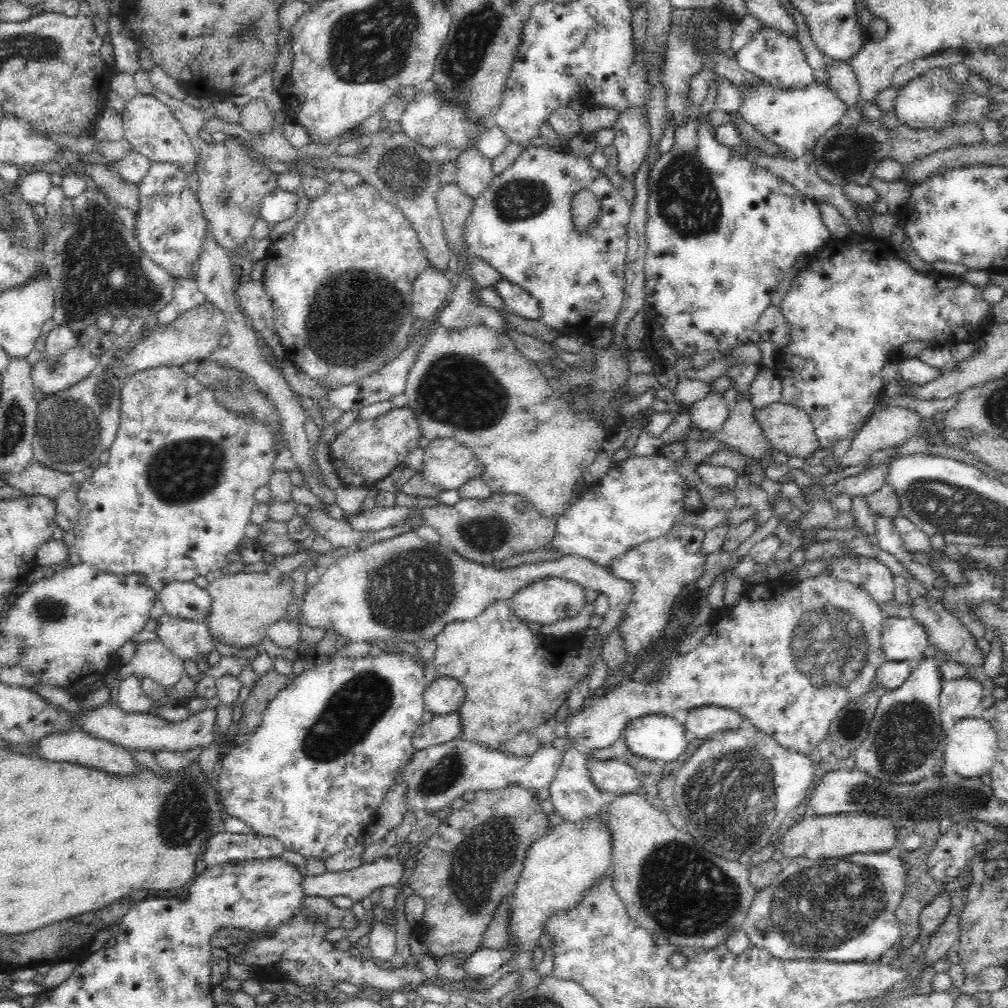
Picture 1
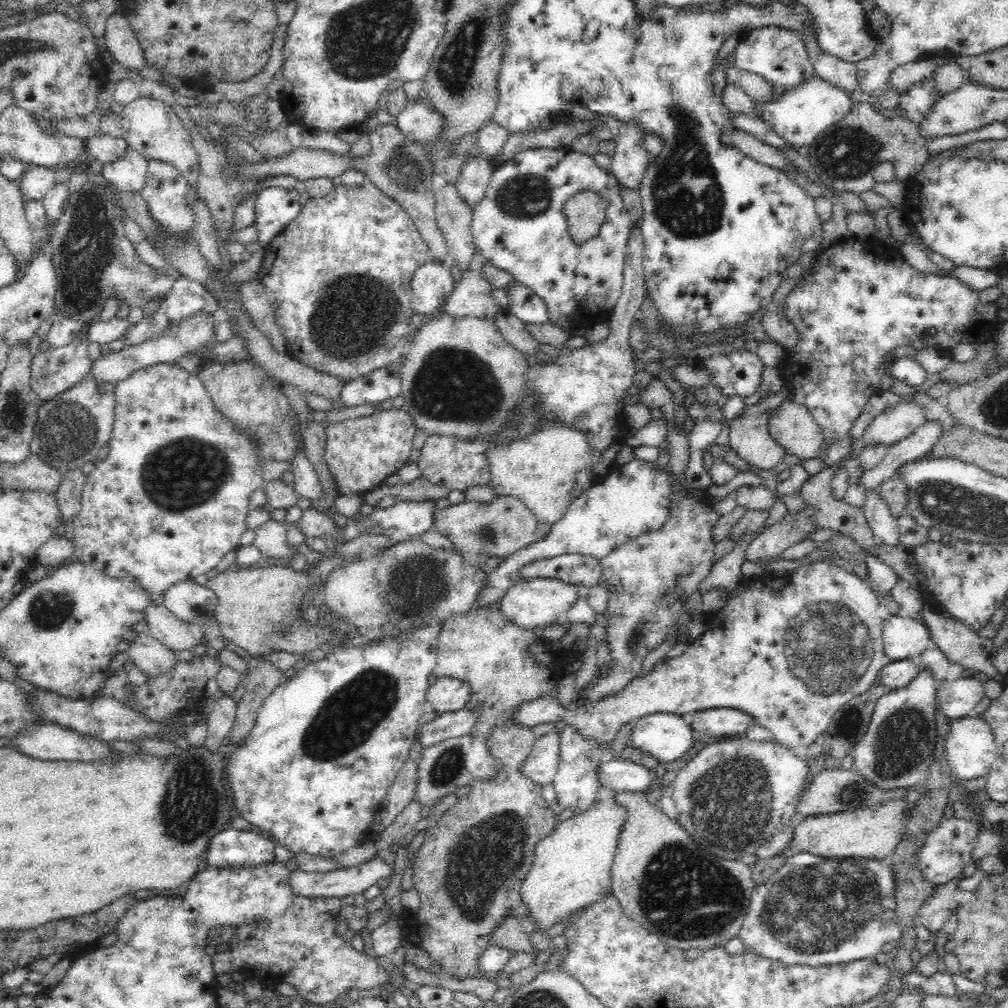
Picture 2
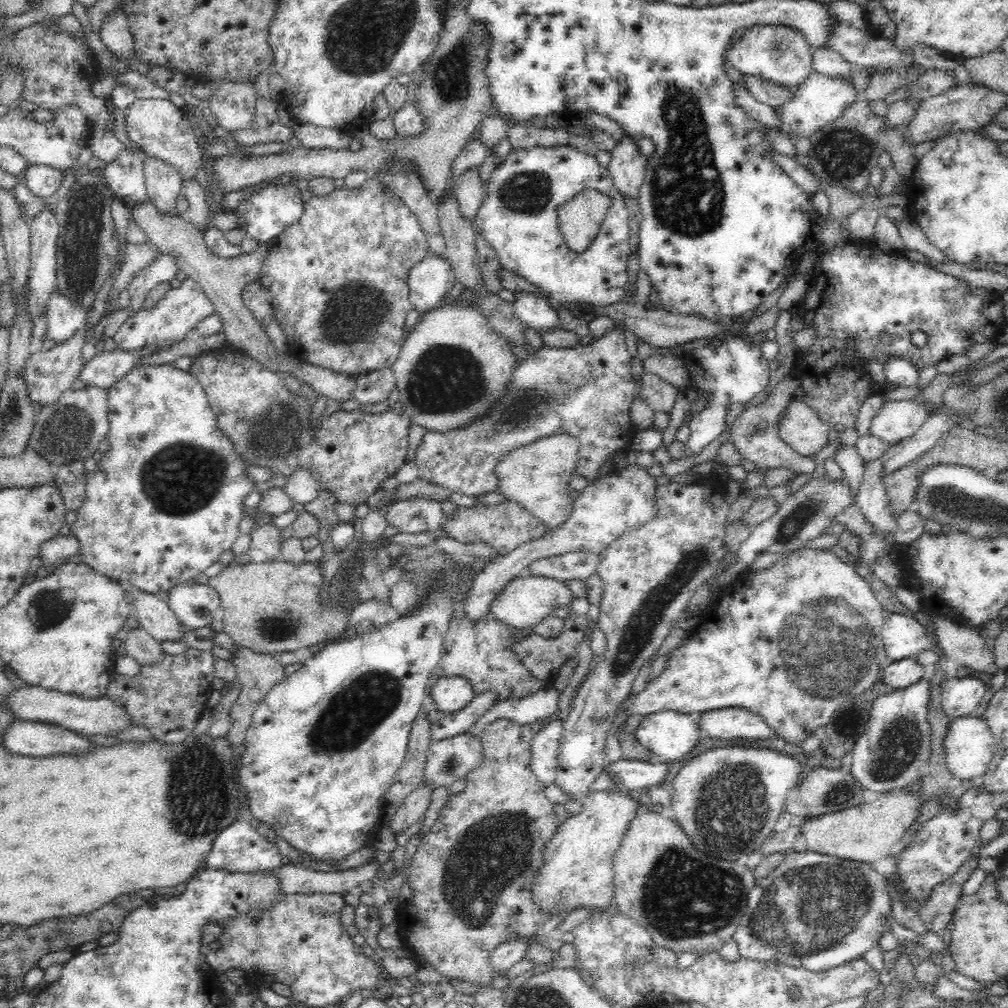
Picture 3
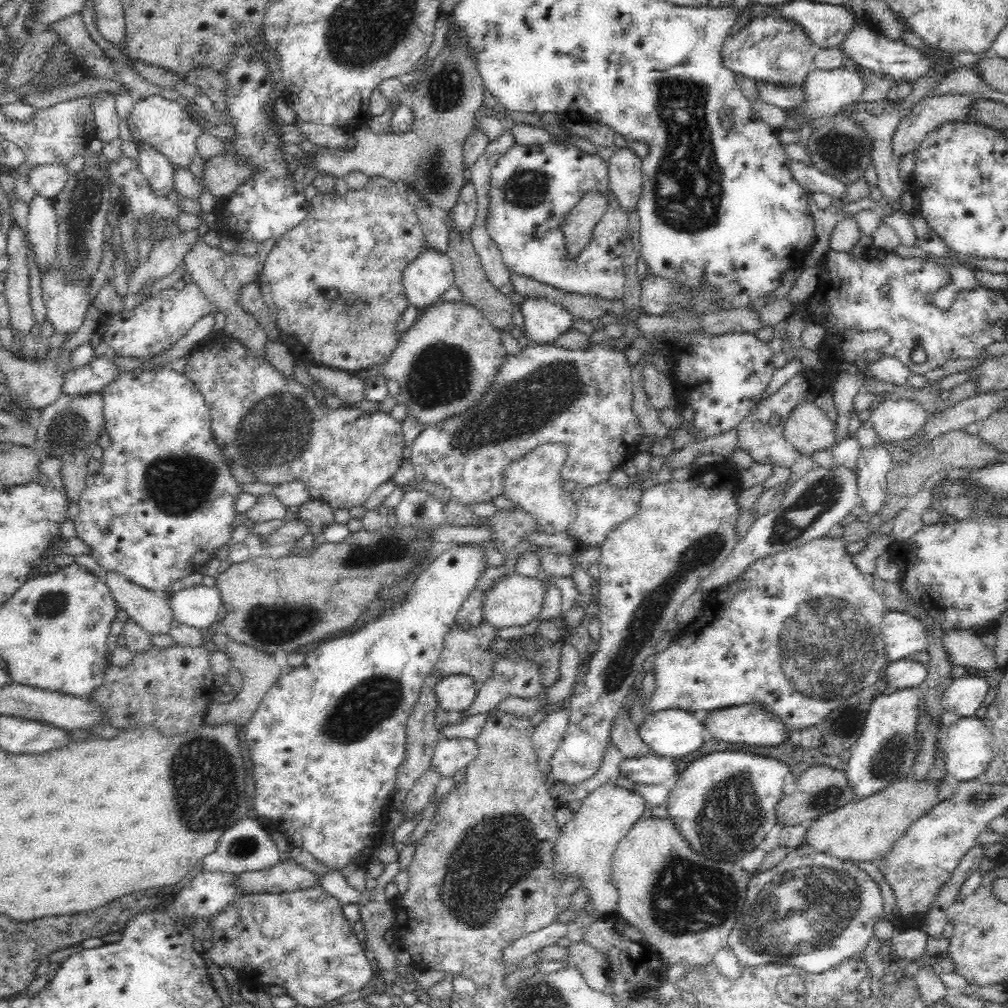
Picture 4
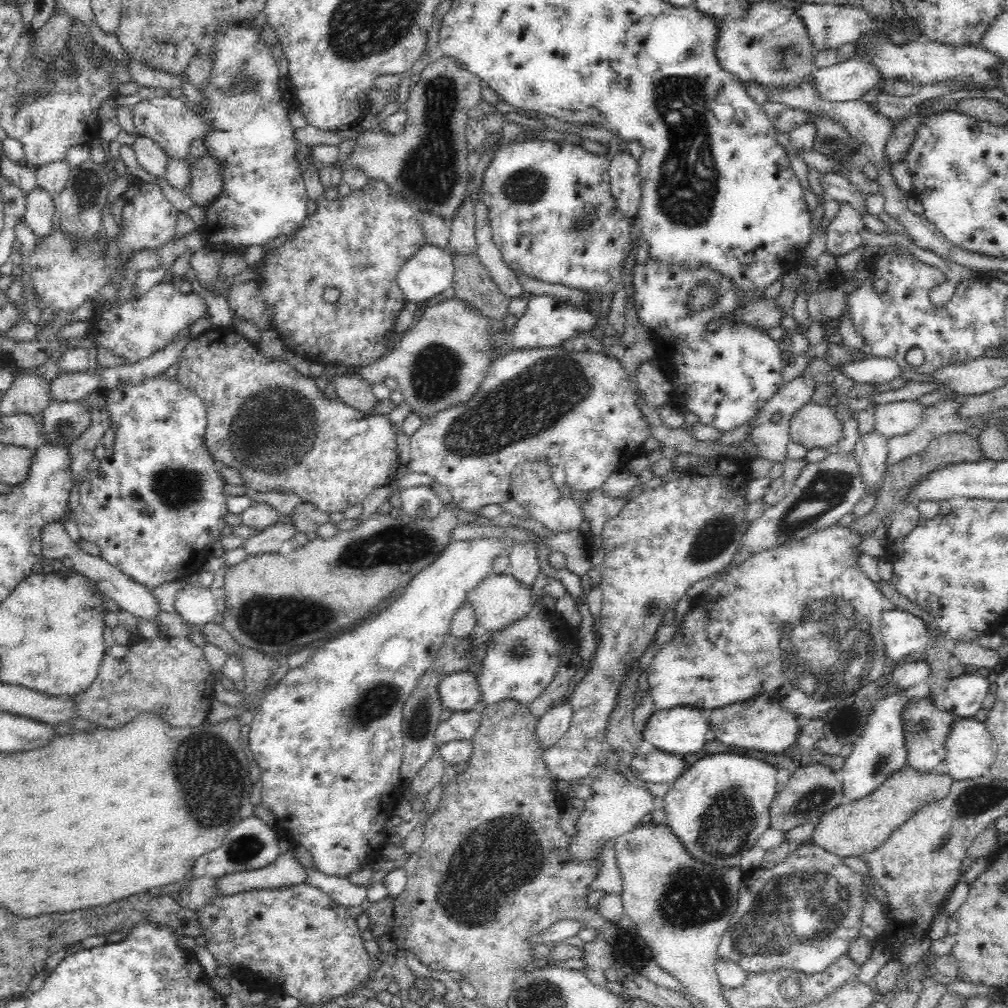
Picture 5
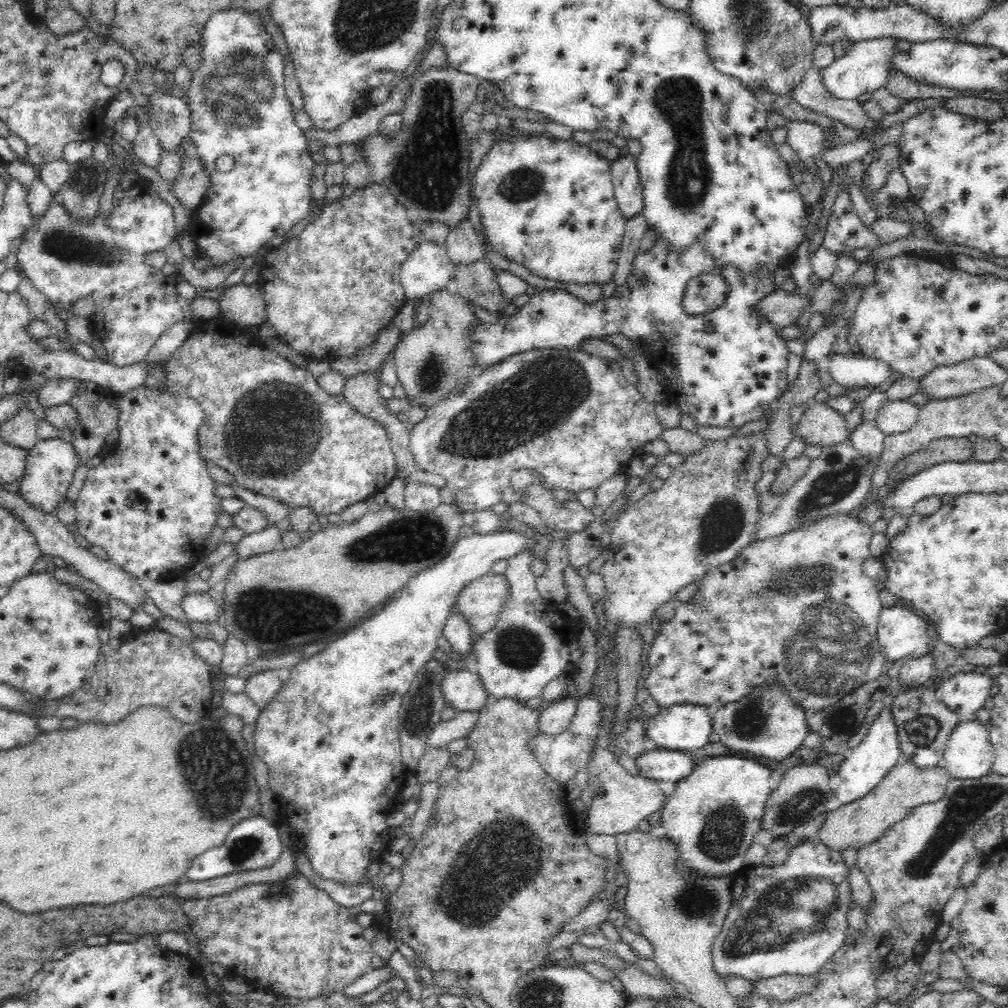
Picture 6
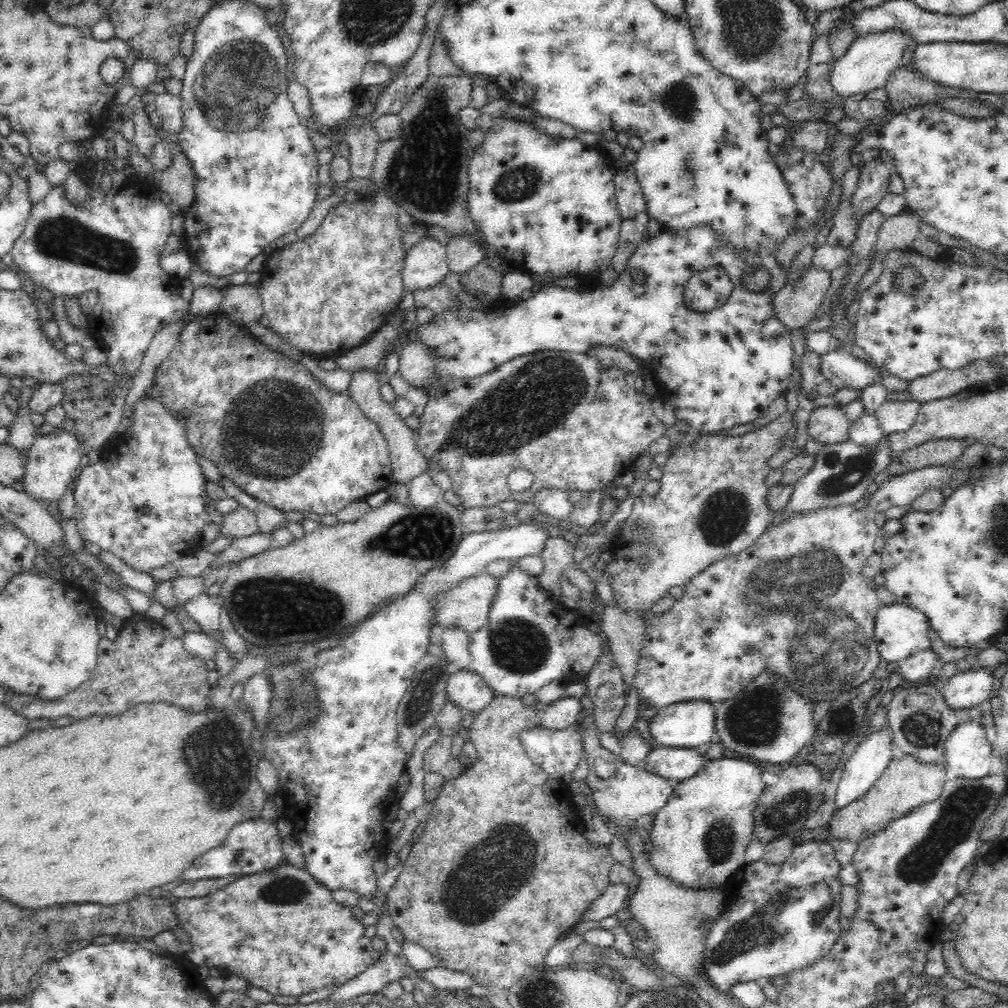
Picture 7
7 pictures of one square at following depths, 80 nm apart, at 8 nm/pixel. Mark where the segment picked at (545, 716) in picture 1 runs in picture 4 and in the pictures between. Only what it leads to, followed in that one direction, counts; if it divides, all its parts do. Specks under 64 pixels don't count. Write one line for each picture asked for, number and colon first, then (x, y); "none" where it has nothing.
2: (493, 655)
3: (481, 651)
4: (466, 651)

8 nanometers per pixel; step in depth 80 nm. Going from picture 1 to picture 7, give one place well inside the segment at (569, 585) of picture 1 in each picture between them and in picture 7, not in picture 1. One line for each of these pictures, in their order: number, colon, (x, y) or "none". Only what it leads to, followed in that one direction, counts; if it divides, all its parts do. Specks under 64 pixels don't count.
2: (539, 602)
3: (527, 600)
4: (515, 600)
5: (499, 600)
6: (481, 602)
7: (467, 605)

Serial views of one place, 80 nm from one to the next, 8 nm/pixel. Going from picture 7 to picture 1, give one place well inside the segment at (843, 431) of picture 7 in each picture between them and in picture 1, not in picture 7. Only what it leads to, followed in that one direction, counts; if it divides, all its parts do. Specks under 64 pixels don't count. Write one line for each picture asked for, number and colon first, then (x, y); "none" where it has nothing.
1: (788, 430)
2: (791, 426)
3: (800, 428)
4: (808, 429)
5: (813, 426)
6: (820, 425)

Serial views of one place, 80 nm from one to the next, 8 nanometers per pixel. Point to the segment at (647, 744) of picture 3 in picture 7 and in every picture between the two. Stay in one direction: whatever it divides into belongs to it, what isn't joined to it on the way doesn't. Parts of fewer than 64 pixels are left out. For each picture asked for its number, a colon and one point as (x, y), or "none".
4: (672, 733)
5: (679, 731)
6: (683, 727)
7: (690, 724)

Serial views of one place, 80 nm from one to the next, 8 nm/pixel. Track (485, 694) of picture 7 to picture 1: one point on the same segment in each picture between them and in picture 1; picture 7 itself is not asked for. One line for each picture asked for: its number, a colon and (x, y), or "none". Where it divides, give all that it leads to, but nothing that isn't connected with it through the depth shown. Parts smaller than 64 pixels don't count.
1: (444, 695)
2: (447, 694)
3: (450, 694)
4: (454, 693)
5: (459, 692)
6: (462, 690)

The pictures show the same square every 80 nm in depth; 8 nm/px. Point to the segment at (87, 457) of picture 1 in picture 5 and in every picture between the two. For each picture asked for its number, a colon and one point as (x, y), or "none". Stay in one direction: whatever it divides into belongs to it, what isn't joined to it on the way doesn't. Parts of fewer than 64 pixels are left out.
2: (71, 428)
3: (72, 428)
4: (72, 423)
5: (63, 422)

